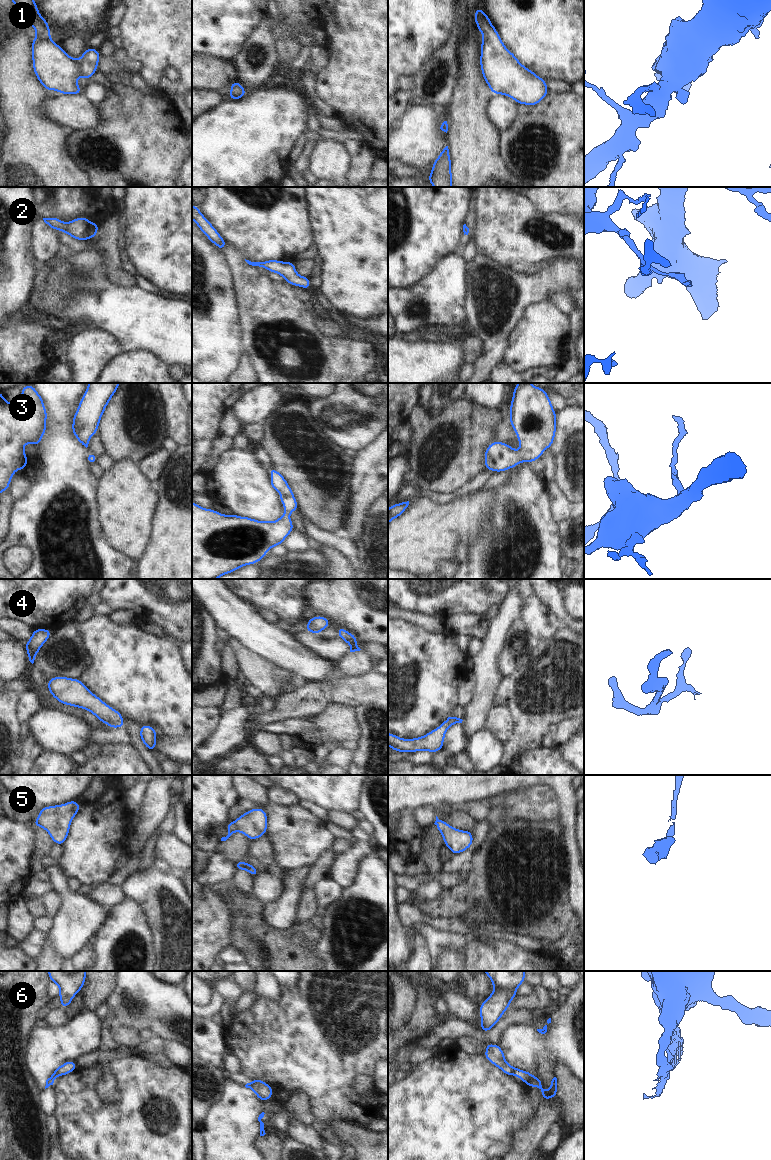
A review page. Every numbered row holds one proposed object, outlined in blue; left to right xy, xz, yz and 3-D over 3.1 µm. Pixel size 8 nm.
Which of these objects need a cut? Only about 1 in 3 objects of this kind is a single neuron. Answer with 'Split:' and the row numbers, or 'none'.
Split: 5, 6

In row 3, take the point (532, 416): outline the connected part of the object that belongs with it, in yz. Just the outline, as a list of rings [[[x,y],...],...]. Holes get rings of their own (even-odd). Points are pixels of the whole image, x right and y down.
[[[518,383],[513,390],[513,398],[510,405],[510,425],[518,437],[520,451],[516,451],[512,446],[507,446],[506,442],[492,442],[485,450],[485,469],[495,472],[506,471],[514,468],[520,462],[533,462],[540,458],[546,448],[552,447],[554,436],[556,434],[556,412],[554,411],[551,401],[546,391],[542,388],[533,386],[531,383]]]

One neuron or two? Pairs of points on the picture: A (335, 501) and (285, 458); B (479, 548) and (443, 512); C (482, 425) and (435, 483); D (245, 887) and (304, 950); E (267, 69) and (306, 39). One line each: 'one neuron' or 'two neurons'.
A: one neuron
B: two neurons
C: one neuron
D: two neurons
E: two neurons

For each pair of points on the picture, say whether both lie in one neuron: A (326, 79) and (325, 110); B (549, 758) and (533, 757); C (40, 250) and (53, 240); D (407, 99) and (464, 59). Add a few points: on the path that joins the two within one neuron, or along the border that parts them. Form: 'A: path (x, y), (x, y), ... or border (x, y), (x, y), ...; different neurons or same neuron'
A: border (314, 81), (314, 93), (333, 109), (335, 115); different neurons
B: path (545, 758), (537, 758); same neuron
C: path (43, 247), (50, 240); same neuron
D: border (464, 40), (458, 48), (459, 77), (454, 86); different neurons

